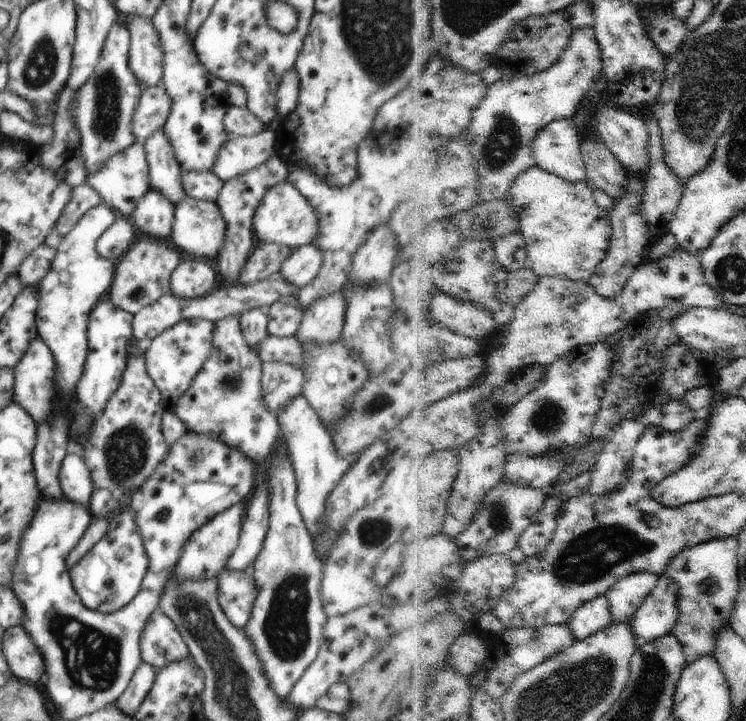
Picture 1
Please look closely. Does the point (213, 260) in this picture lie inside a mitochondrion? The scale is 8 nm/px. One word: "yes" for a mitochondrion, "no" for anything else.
no

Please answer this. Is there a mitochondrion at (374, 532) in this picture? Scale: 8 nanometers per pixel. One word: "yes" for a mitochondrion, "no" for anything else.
yes

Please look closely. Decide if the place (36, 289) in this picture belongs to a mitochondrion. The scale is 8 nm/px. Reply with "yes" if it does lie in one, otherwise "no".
no

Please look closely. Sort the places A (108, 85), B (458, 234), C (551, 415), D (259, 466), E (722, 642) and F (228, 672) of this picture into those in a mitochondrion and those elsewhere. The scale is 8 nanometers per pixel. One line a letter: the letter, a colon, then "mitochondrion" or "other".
A: mitochondrion
B: other
C: mitochondrion
D: other
E: other
F: mitochondrion

